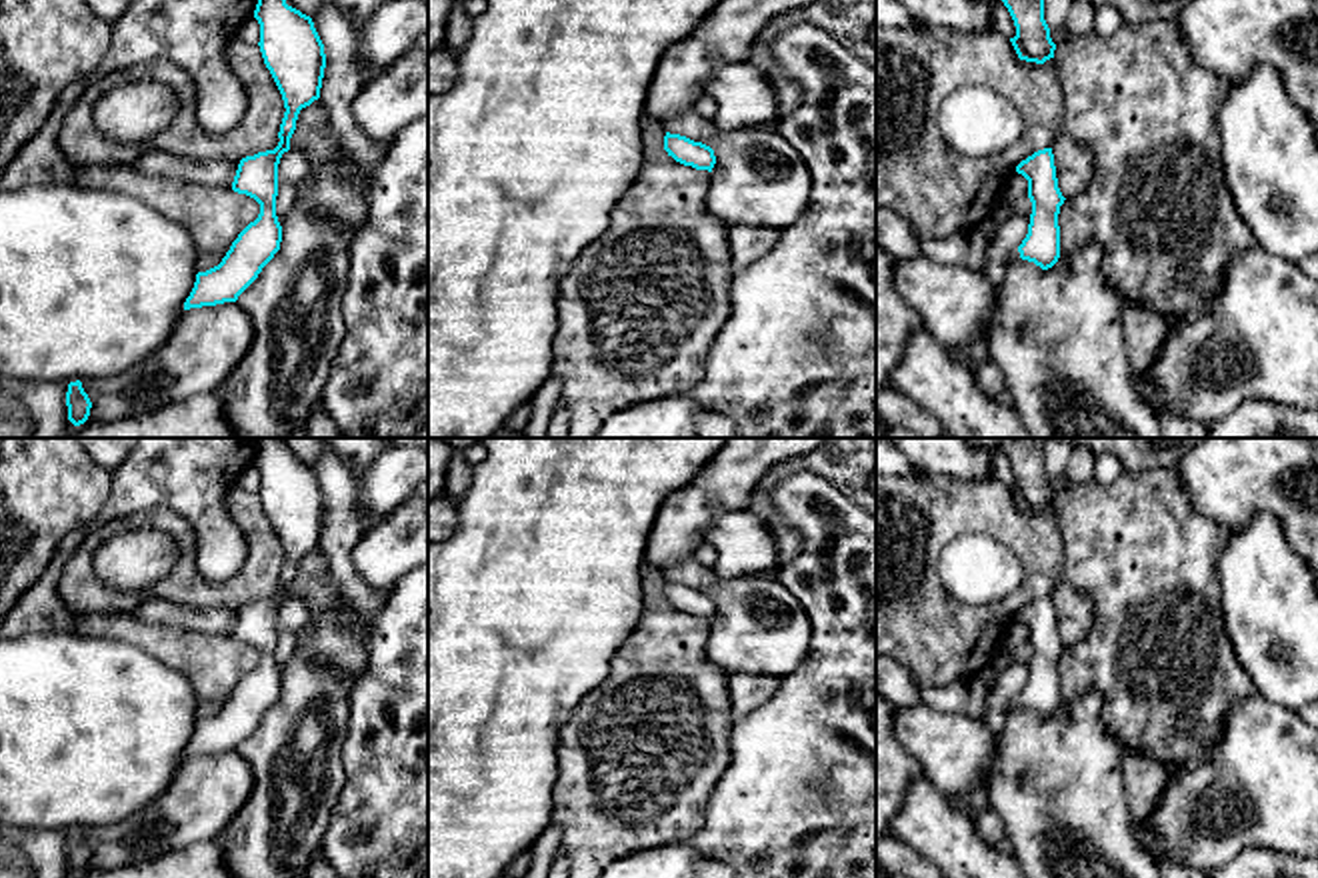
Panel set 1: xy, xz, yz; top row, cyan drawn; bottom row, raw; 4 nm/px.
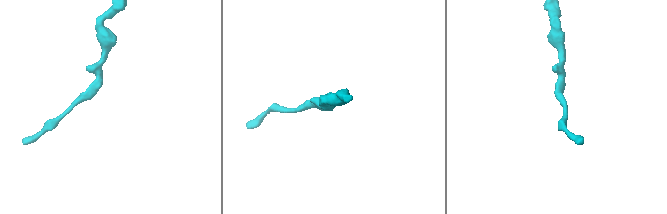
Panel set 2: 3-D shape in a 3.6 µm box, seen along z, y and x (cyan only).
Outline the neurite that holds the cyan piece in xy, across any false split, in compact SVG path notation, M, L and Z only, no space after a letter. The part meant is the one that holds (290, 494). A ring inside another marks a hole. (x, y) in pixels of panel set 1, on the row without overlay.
M260 438L254 466L260 472L258 494L264 512L286 556L280 590L274 598L240 608L232 638L254 646L260 662L238 682L218 714L196 722L184 758L236 750L280 698L278 612L290 598L300 558L320 546L326 502L312 466L288 454L284 438Z

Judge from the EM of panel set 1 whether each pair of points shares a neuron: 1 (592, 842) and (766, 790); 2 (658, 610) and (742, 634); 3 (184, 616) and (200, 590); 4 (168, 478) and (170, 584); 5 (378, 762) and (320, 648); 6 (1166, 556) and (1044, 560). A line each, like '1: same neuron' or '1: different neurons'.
1: different neurons
2: different neurons
3: different neurons
4: different neurons
5: different neurons
6: different neurons

